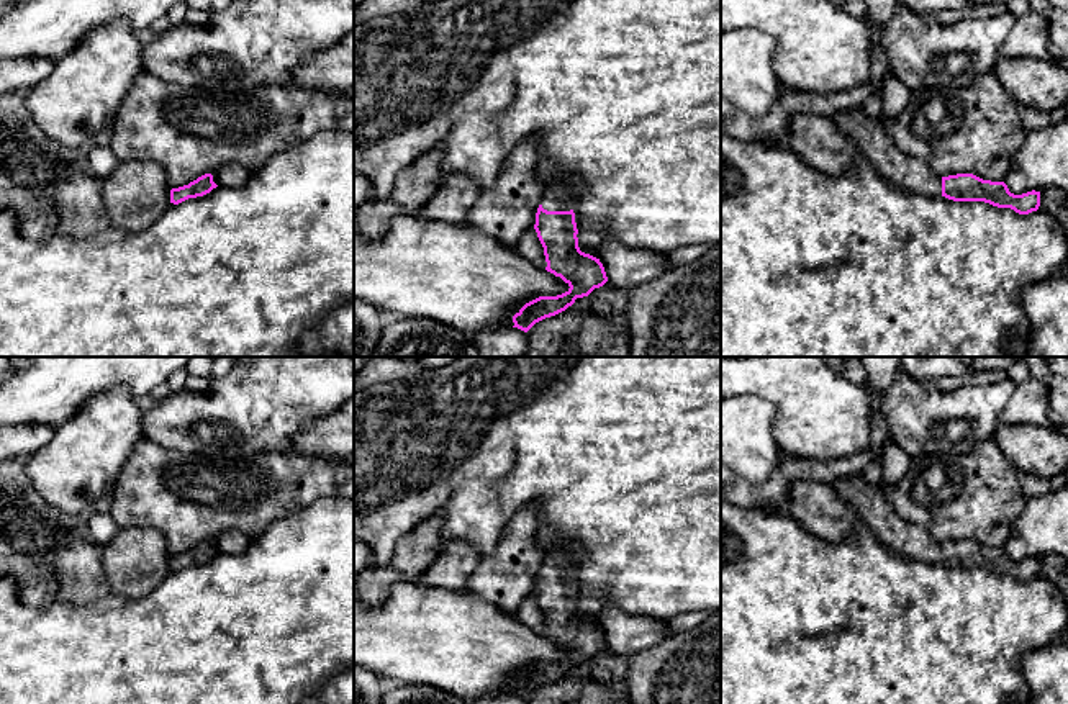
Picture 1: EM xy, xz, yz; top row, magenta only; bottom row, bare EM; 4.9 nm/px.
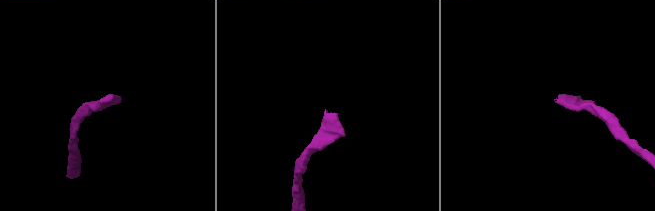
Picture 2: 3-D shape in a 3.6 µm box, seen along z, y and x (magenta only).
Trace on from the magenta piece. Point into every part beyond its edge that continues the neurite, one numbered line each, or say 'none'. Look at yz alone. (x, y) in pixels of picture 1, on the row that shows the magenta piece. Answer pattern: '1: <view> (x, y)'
1: yz (909, 174)

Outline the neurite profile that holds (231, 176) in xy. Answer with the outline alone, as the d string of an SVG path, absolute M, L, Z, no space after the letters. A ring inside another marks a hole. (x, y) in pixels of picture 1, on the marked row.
M236 162L223 165L215 174L216 185L226 187L226 188L239 188L246 185L249 178L251 178L249 169Z

